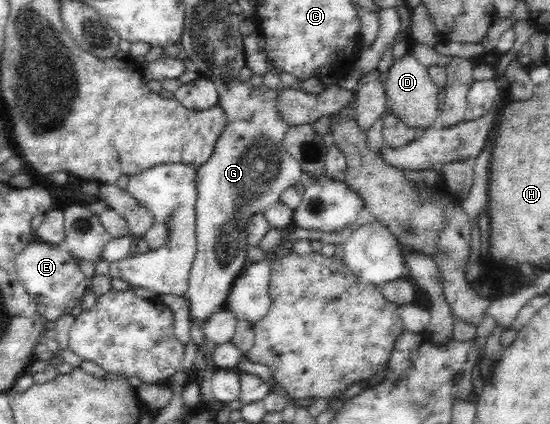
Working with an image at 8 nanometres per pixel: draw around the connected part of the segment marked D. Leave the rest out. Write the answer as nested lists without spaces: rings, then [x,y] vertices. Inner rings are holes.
[[[408,50],[391,64],[391,68],[384,74],[383,83],[386,89],[386,105],[407,126],[417,129],[438,125],[440,89],[430,79],[428,68],[421,65],[411,51]]]

